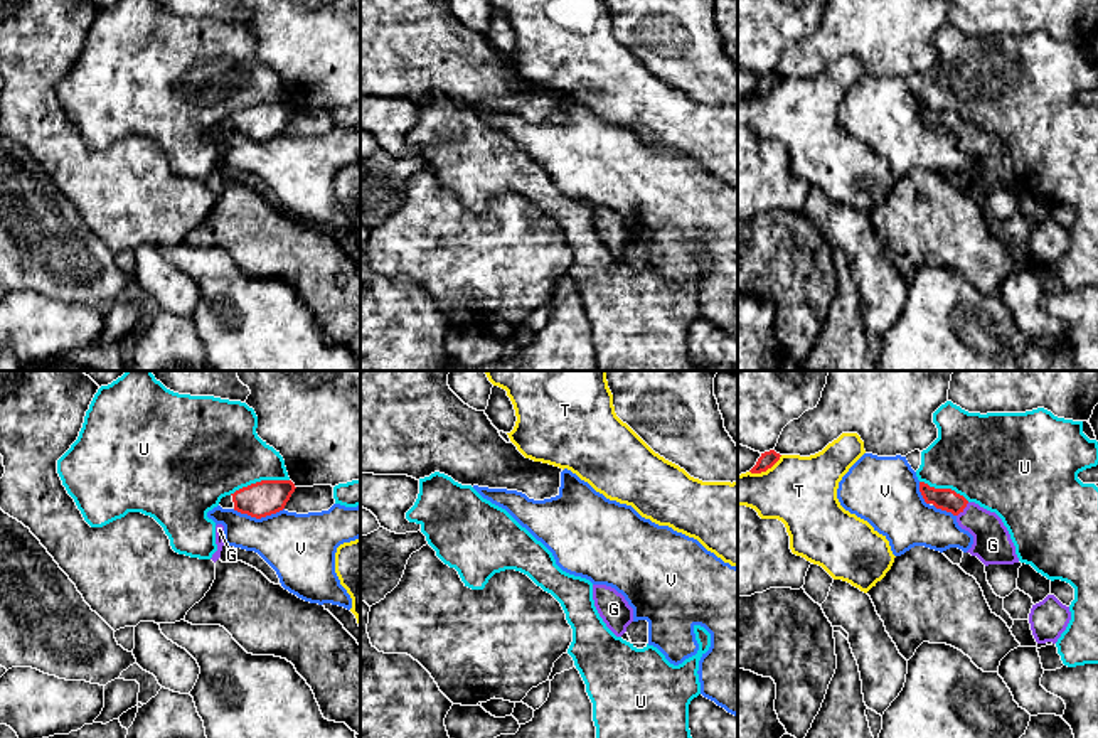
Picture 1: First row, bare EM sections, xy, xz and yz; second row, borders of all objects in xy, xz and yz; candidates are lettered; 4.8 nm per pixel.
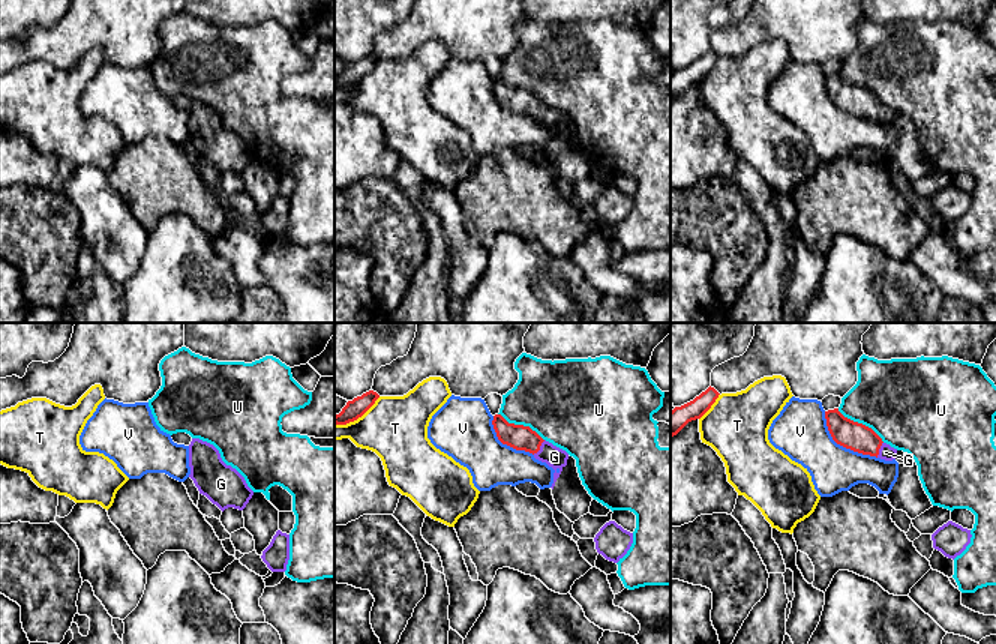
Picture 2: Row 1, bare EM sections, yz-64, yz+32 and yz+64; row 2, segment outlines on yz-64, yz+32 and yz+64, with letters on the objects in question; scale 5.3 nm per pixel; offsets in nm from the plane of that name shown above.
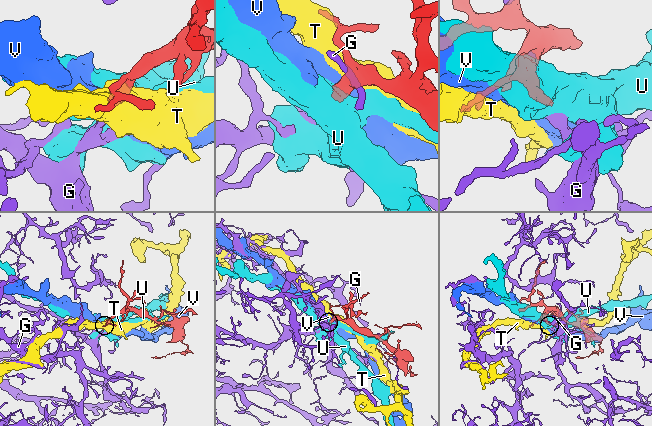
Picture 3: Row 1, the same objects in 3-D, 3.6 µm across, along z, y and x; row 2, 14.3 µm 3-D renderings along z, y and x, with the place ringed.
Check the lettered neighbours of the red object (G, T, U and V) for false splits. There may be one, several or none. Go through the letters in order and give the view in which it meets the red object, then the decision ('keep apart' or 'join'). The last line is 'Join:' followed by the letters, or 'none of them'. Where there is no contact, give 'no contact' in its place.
G: meets red in yz; join
T: meets red in yz; keep apart
U: meets red in xy; keep apart
V: meets red in xy; keep apart
Join: G

